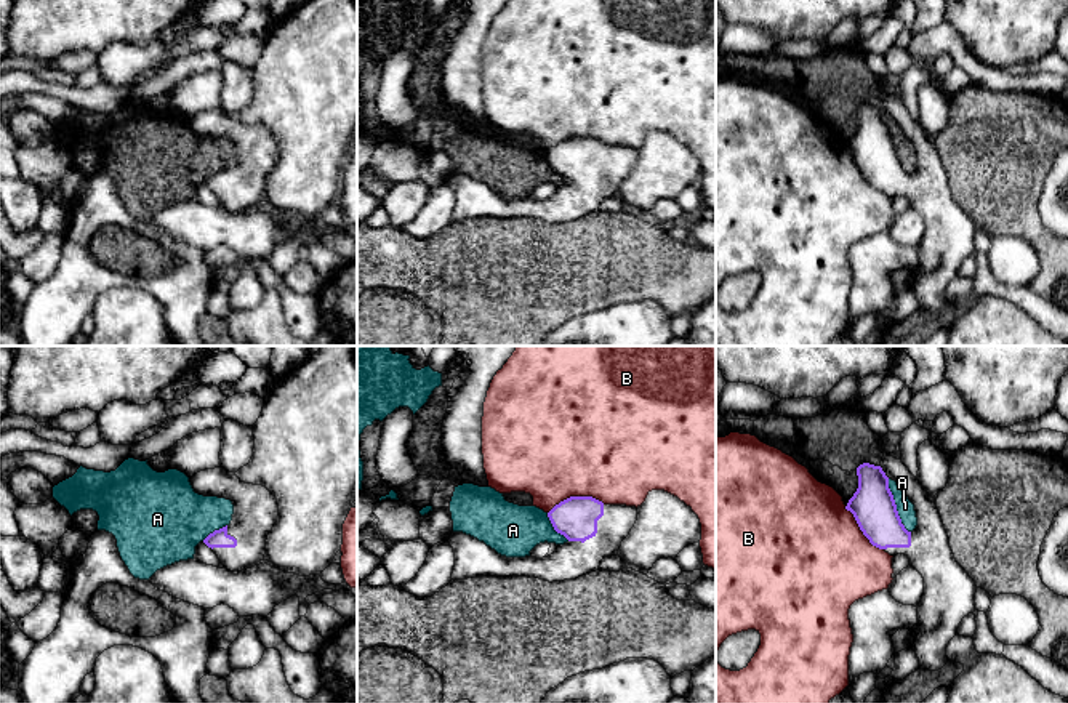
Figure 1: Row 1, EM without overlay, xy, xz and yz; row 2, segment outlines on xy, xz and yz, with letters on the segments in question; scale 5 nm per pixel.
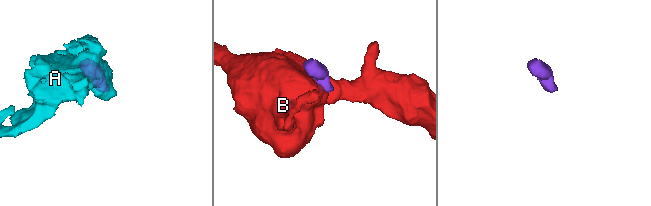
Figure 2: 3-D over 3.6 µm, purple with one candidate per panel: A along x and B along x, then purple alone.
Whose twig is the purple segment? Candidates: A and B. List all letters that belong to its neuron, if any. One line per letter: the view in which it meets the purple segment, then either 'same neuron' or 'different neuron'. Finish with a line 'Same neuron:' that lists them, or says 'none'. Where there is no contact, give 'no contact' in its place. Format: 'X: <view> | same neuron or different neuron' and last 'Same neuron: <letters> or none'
A: yz | different neuron
B: xz | different neuron
Same neuron: none

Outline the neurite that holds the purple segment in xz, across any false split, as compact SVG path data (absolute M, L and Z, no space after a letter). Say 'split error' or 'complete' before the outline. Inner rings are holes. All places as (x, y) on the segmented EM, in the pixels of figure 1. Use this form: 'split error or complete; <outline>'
split error; M570 496L556 504L548 517L568 541L543 559L506 557L471 535L452 532L447 538L455 552L452 580L528 576L552 583L596 572L605 557L618 554L637 520L637 508L604 504L592 496Z

